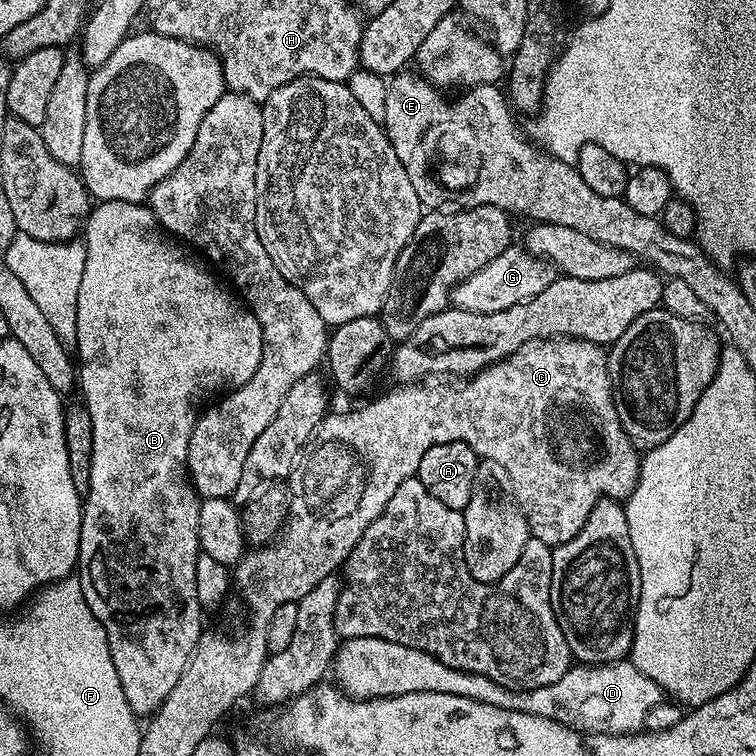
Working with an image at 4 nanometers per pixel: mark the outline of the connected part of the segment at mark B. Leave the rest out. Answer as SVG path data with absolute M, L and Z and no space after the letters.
M99 201L88 213L82 229L82 242L86 246L86 270L82 270L82 286L78 286L78 330L74 348L75 351L80 351L78 390L80 388L84 395L82 400L92 423L92 461L90 486L82 500L84 517L80 527L78 579L90 610L94 610L94 618L102 622L108 635L114 670L118 670L118 682L122 682L122 694L126 694L126 702L130 702L133 712L137 714L152 714L167 700L168 691L178 682L180 671L188 665L188 658L192 655L202 631L199 620L202 609L194 582L194 570L202 554L200 535L196 532L200 525L201 497L197 496L196 488L188 475L188 443L198 415L195 400L207 401L208 392L223 393L250 382L262 358L262 326L258 318L254 318L254 314L227 287L224 289L206 269L200 268L195 255L188 256L189 249L183 243L170 238L169 233L156 221L151 207L143 203Z

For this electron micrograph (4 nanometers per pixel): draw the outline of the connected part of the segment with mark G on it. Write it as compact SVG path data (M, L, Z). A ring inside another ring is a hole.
M510 246L494 262L486 262L482 270L470 274L452 288L451 307L478 314L494 314L510 306L518 306L546 290L550 282L556 280L558 273L553 264L540 256L532 256L520 246Z

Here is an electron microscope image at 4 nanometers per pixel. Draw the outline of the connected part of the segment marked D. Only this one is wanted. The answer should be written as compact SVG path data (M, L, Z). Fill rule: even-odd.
M382 638L345 639L336 649L334 676L335 672L335 683L358 700L377 700L415 692L458 694L462 698L474 698L474 702L486 702L486 706L500 706L502 710L518 710L557 720L585 734L639 732L644 728L646 714L650 714L650 706L662 700L662 689L627 659L616 660L613 664L573 666L558 678L558 682L550 682L550 686L519 692L482 674L454 670L454 666L446 666L446 662L417 648L386 642Z

